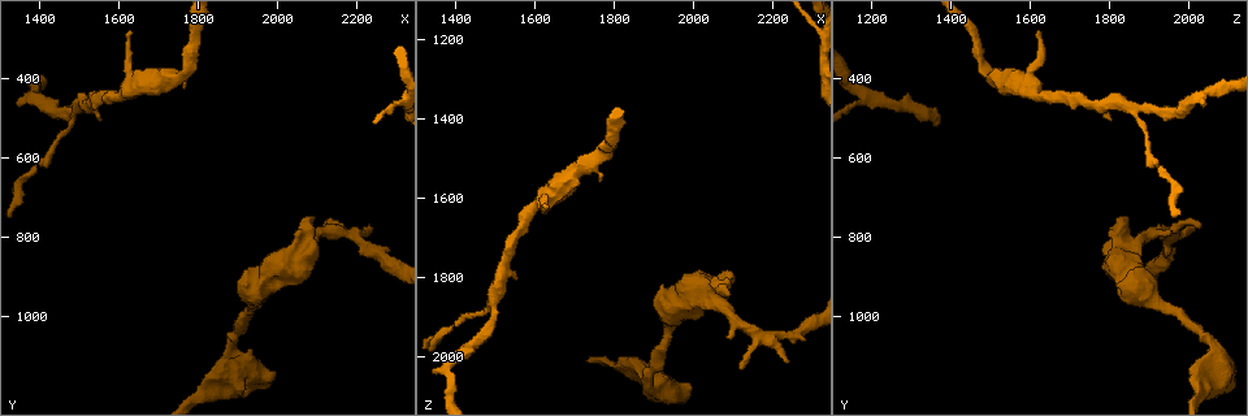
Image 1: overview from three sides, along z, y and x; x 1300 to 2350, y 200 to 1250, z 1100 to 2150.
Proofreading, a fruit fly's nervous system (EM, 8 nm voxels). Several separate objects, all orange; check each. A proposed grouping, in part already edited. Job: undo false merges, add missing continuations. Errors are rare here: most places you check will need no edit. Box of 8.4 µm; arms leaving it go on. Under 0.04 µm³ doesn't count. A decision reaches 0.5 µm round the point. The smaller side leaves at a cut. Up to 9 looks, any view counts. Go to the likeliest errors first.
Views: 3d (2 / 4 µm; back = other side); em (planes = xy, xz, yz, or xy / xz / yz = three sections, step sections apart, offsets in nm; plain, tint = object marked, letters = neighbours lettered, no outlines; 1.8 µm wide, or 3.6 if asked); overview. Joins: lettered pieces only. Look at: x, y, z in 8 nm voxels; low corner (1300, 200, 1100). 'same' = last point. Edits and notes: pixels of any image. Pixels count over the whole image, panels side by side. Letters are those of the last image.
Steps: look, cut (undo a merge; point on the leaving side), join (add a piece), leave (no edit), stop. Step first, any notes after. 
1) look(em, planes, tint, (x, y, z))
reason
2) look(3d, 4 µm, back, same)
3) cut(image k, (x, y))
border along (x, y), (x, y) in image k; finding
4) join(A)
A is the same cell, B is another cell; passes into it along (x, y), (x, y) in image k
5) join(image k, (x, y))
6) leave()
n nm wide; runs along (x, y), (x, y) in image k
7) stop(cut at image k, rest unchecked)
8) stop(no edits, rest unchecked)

look(em, planes, letters, (1405, 615, 1925))
tapers out

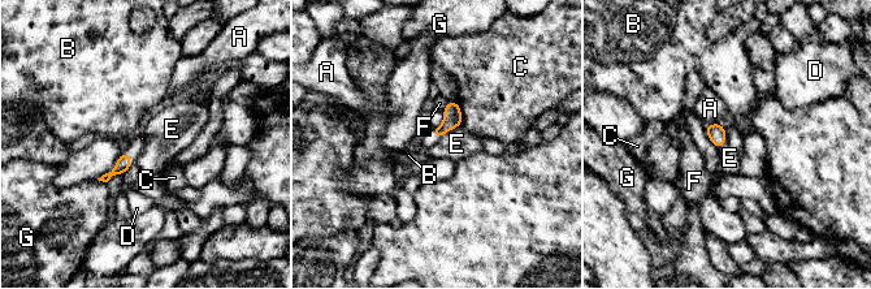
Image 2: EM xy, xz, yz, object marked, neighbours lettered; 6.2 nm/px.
leave()
A, B, C, D, E, F and G are other cells; border along (459, 125), (447, 130), (440, 138) in image 2; none of them fits

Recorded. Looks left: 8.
look(em, yz, step 4, letters, (1635, 285, 1615))
thin end

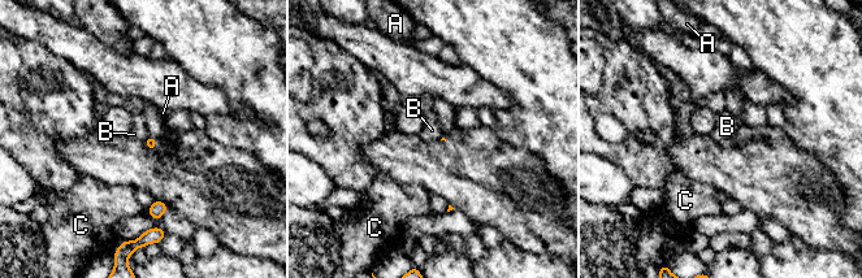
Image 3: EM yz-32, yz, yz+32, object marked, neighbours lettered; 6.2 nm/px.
look(em, xy, step 8, letters, same)

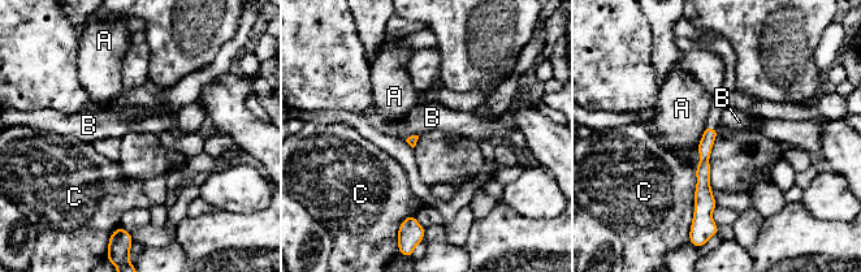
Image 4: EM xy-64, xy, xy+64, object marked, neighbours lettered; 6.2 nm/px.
leave()
A, B and C are other cells; border along (418, 134), (411, 134), (406, 139) in image 4; none of them fits

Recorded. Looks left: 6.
look(3d, 4 µm, back, (2115, 770, 2040))
free end

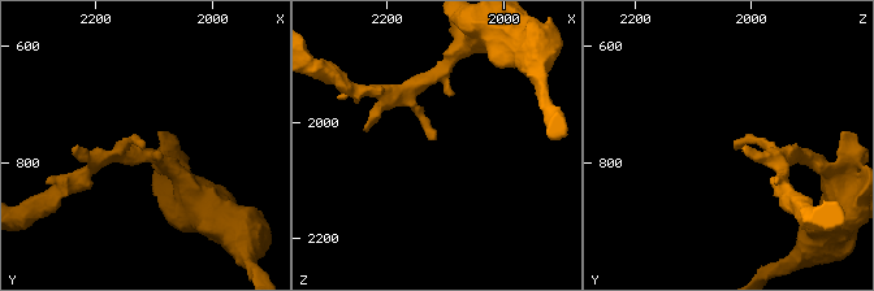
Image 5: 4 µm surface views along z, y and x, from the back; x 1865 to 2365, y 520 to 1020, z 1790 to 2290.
look(em, planes, tint, (2115, 765, 2030))
now the EM

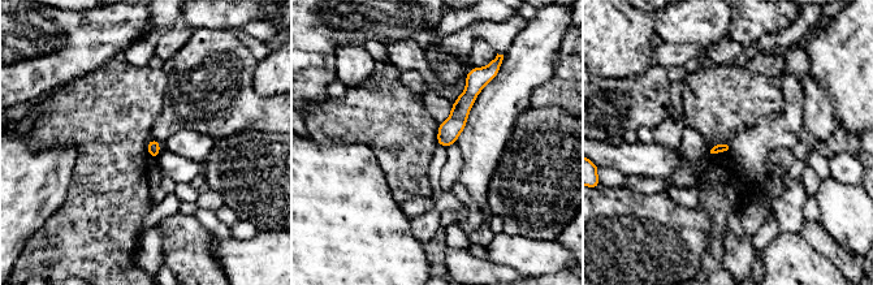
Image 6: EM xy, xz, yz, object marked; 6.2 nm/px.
look(em, planes, letters, same)
what lies round it

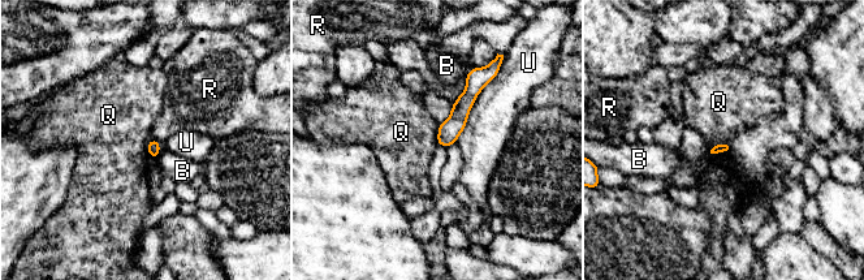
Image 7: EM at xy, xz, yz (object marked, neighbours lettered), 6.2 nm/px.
leave()
B, Q, R and U are other cells; no lettered piece goes on from it

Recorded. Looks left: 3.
look(3d, 4 µm, (1905, 1115, 2070))
abrupt turn

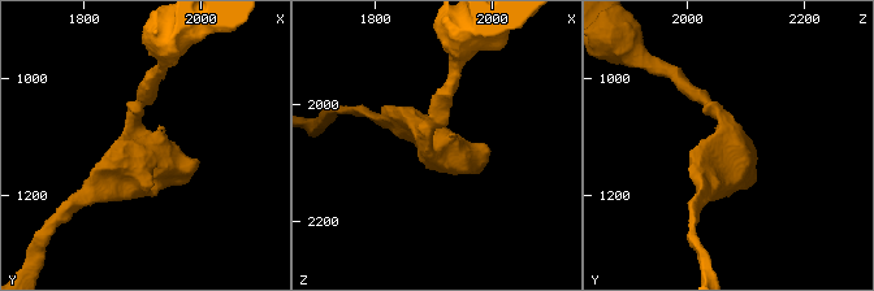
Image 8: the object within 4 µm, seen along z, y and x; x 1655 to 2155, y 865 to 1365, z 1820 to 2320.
look(em, 3.6 µm, planes, letters, (1895, 1120, 2070))

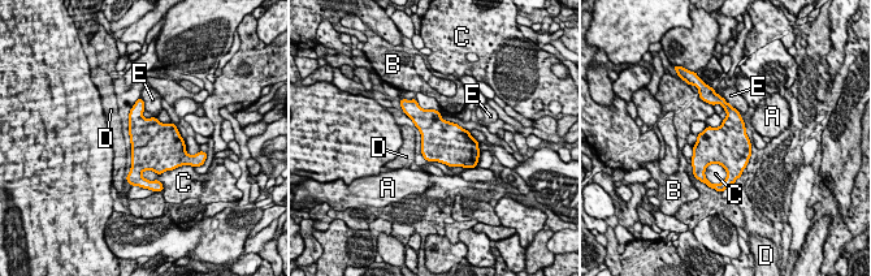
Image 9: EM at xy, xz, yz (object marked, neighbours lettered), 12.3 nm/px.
leave()
500 nm wide; A, B, C, D and E are other cells; border along (702, 99), (713, 106) in image 9; one neuron here

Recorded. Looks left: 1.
stop(no edits, rest unchecked)

